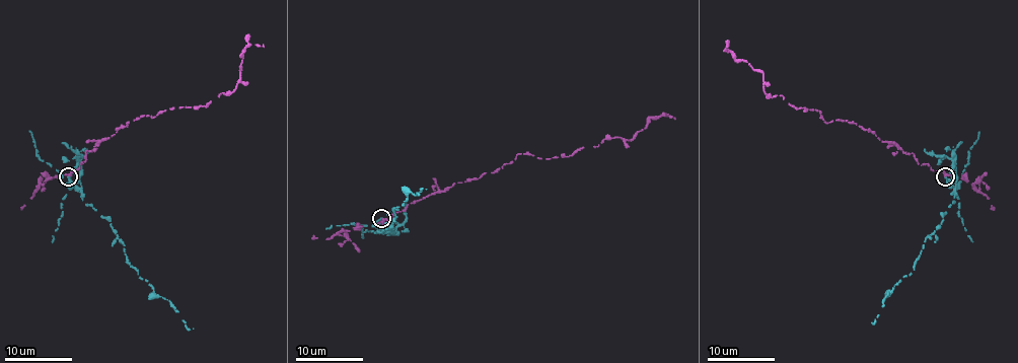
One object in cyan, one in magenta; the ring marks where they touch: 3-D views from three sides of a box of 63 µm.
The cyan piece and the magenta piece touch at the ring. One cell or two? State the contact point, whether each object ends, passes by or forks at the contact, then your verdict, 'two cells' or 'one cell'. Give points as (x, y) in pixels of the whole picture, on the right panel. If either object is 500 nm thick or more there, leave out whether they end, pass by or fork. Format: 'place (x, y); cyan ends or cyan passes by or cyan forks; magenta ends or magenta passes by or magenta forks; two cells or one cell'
place (945, 176); cyan ends; magenta ends; two cells

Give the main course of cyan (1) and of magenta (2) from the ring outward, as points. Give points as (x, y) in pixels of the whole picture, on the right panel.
1: (945, 177), (955, 183), (954, 166), (953, 203), (939, 228), (926, 237), (915, 270), (889, 291), (871, 322)
2: (945, 175), (855, 124), (839, 119), (826, 123), (820, 111), (768, 96), (764, 73), (724, 51)

